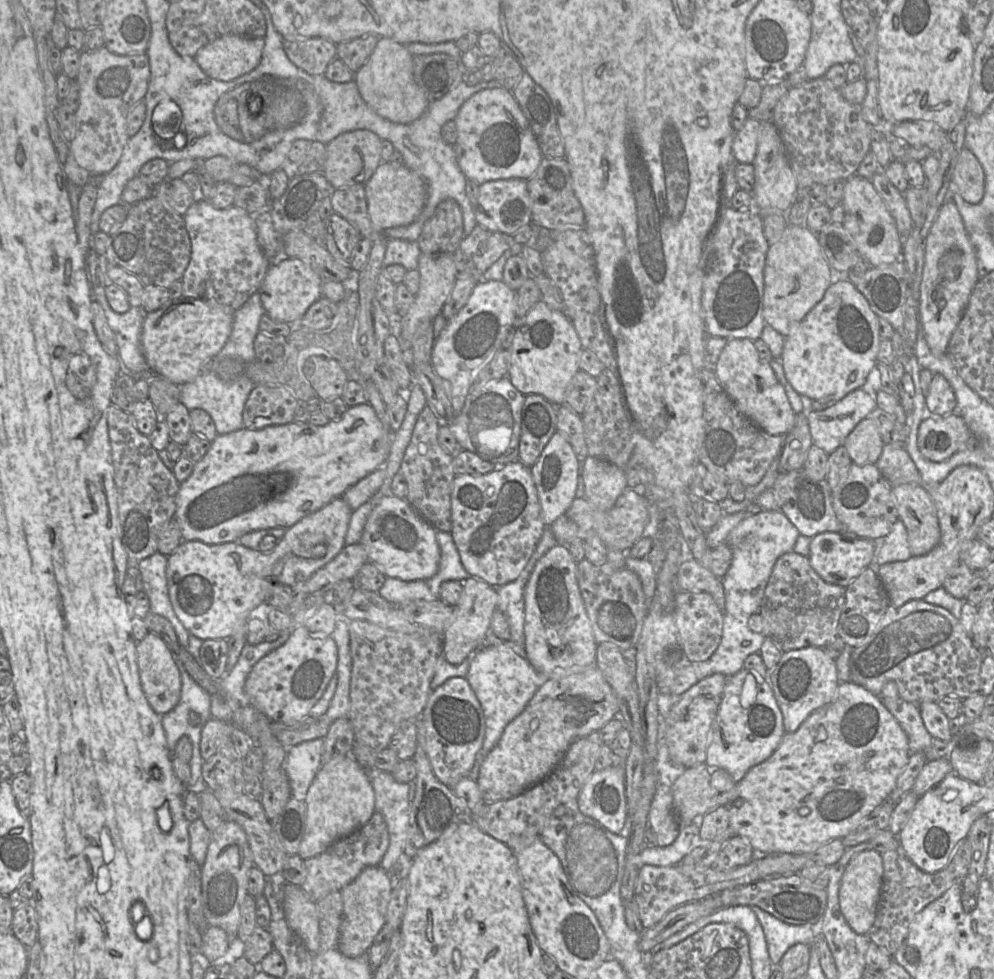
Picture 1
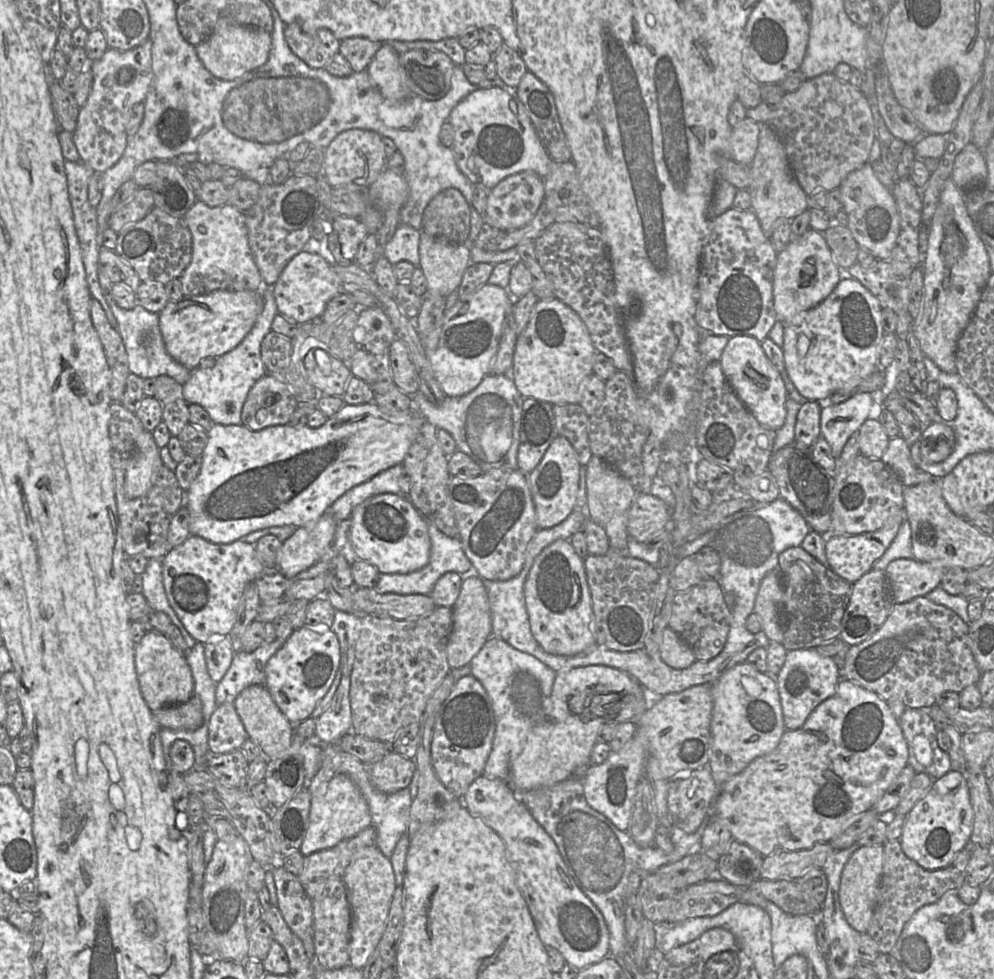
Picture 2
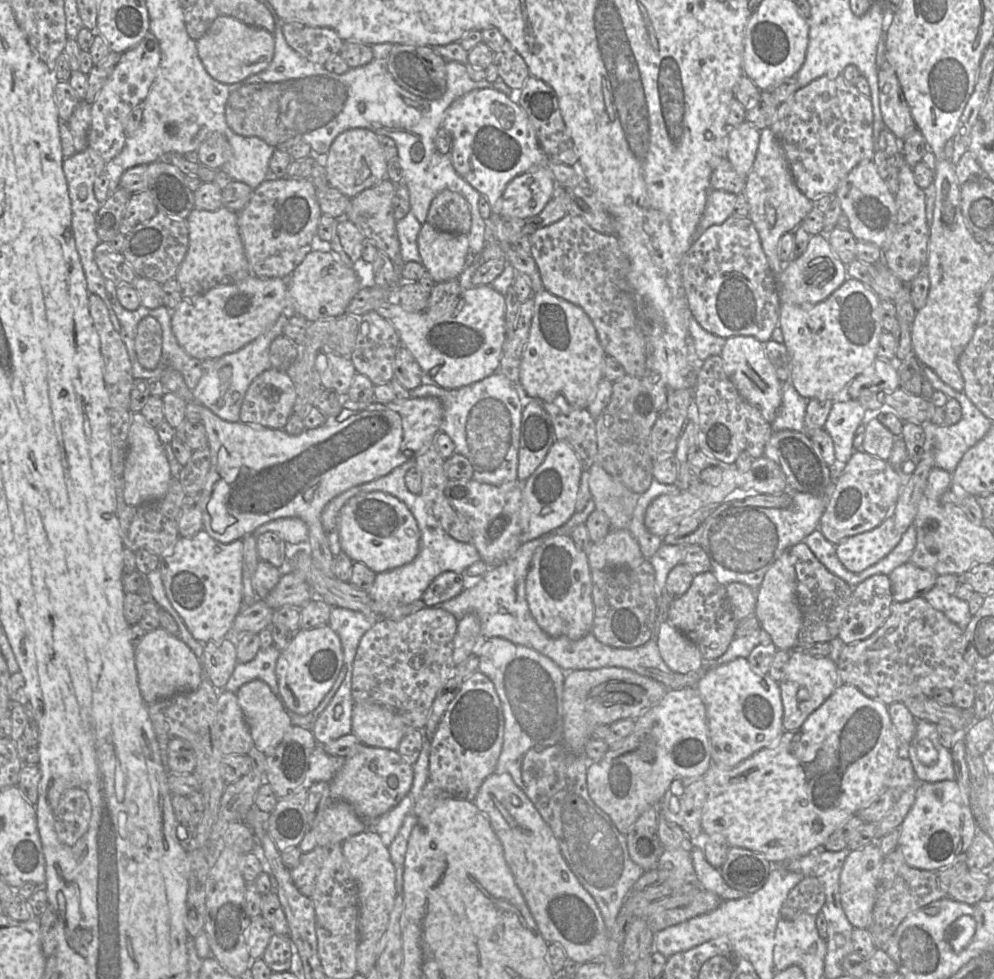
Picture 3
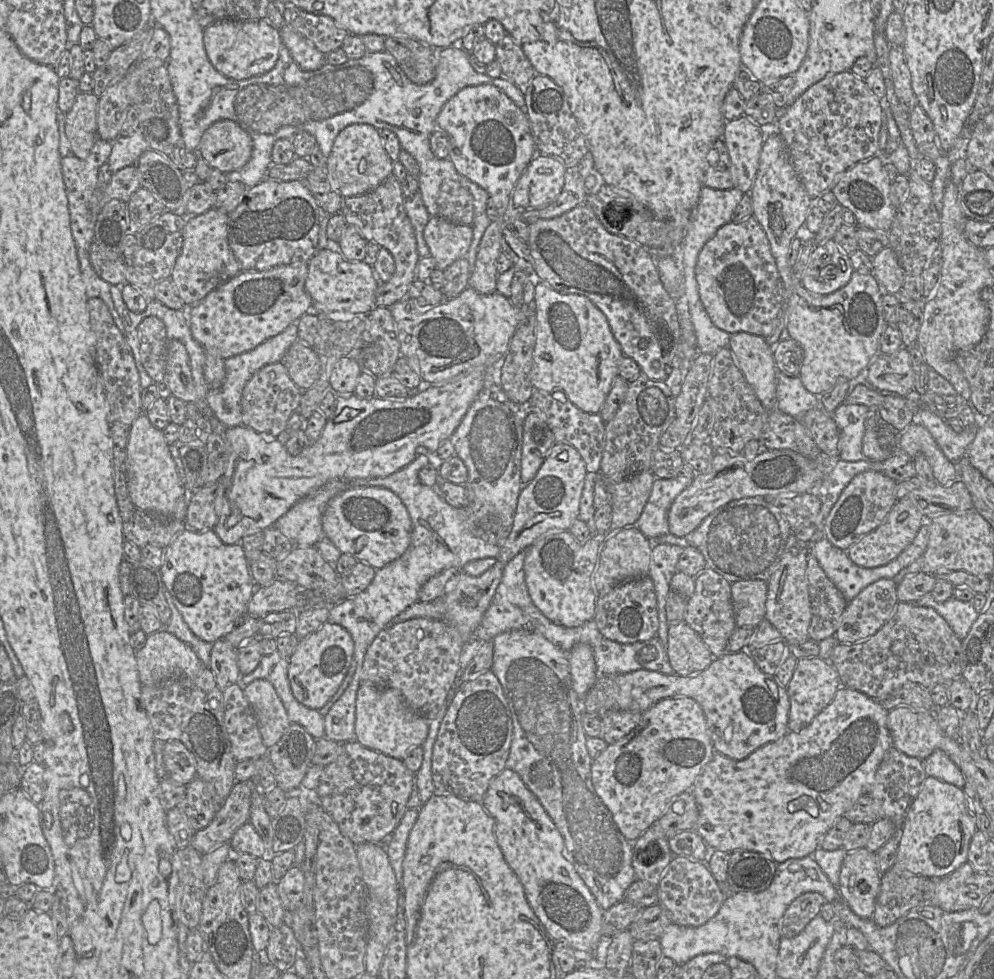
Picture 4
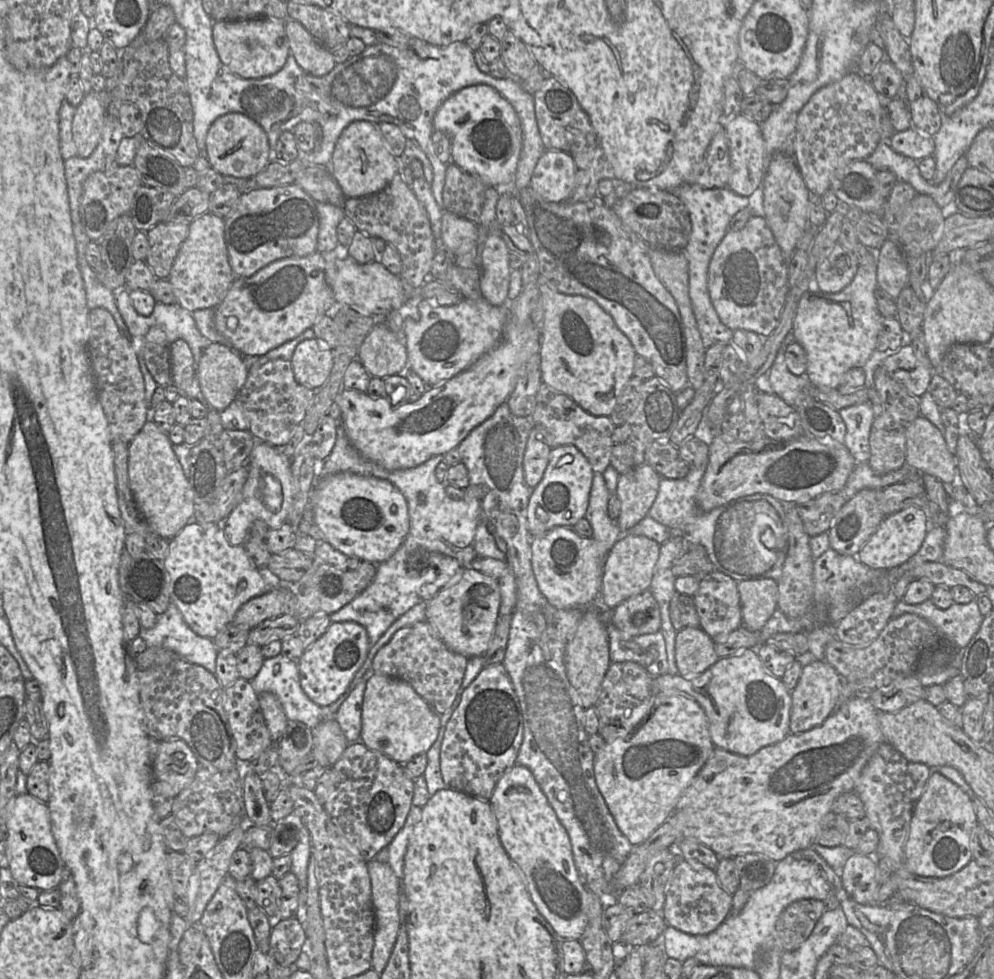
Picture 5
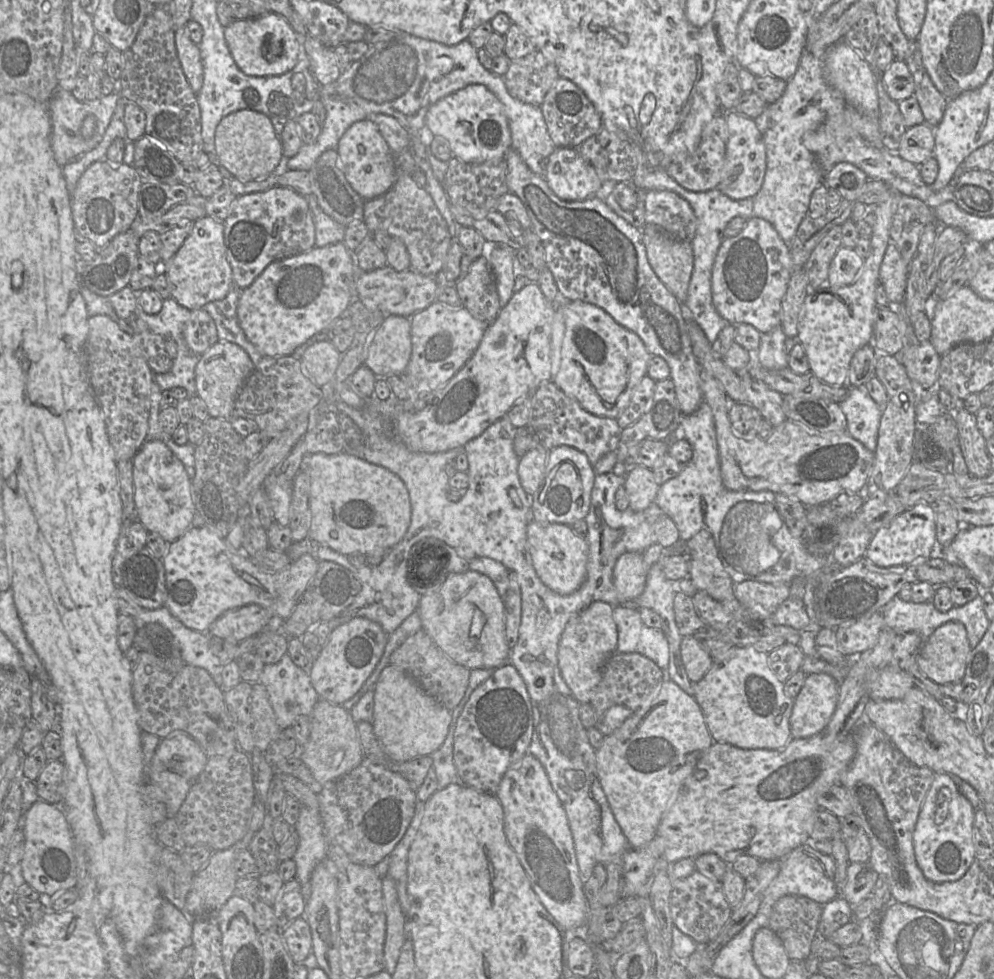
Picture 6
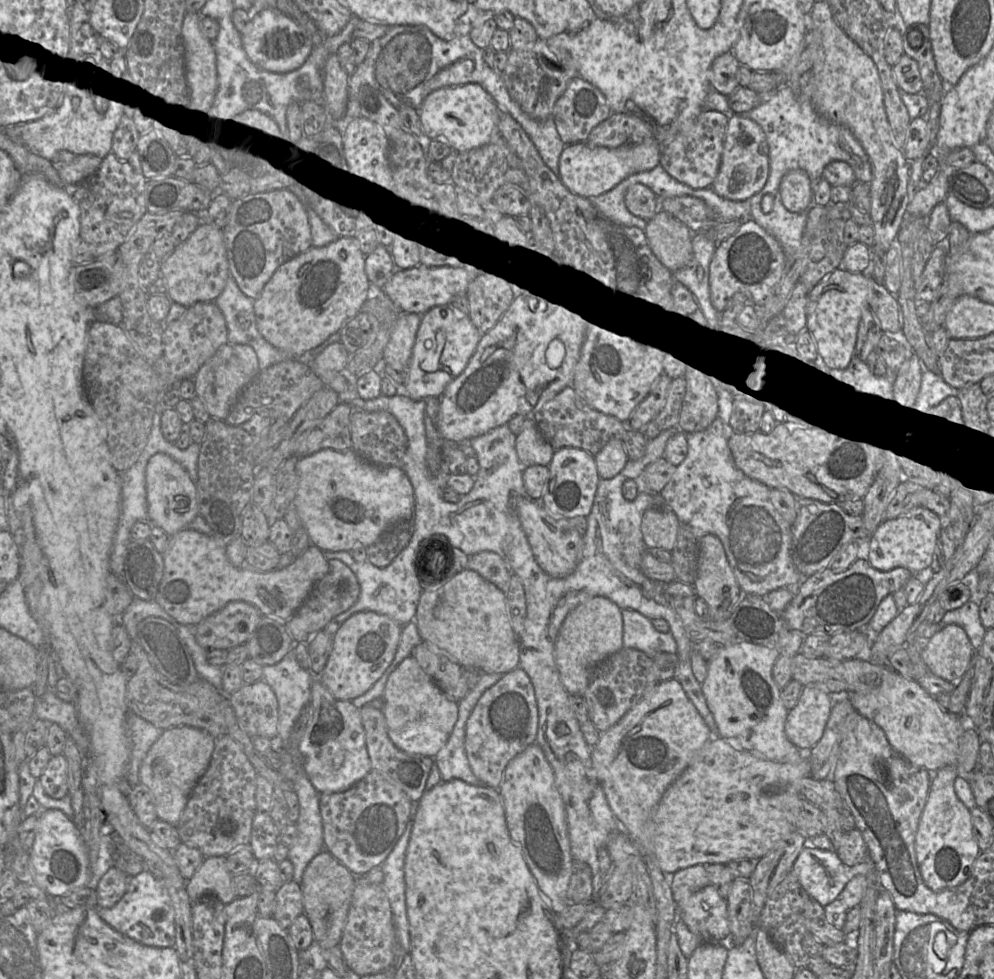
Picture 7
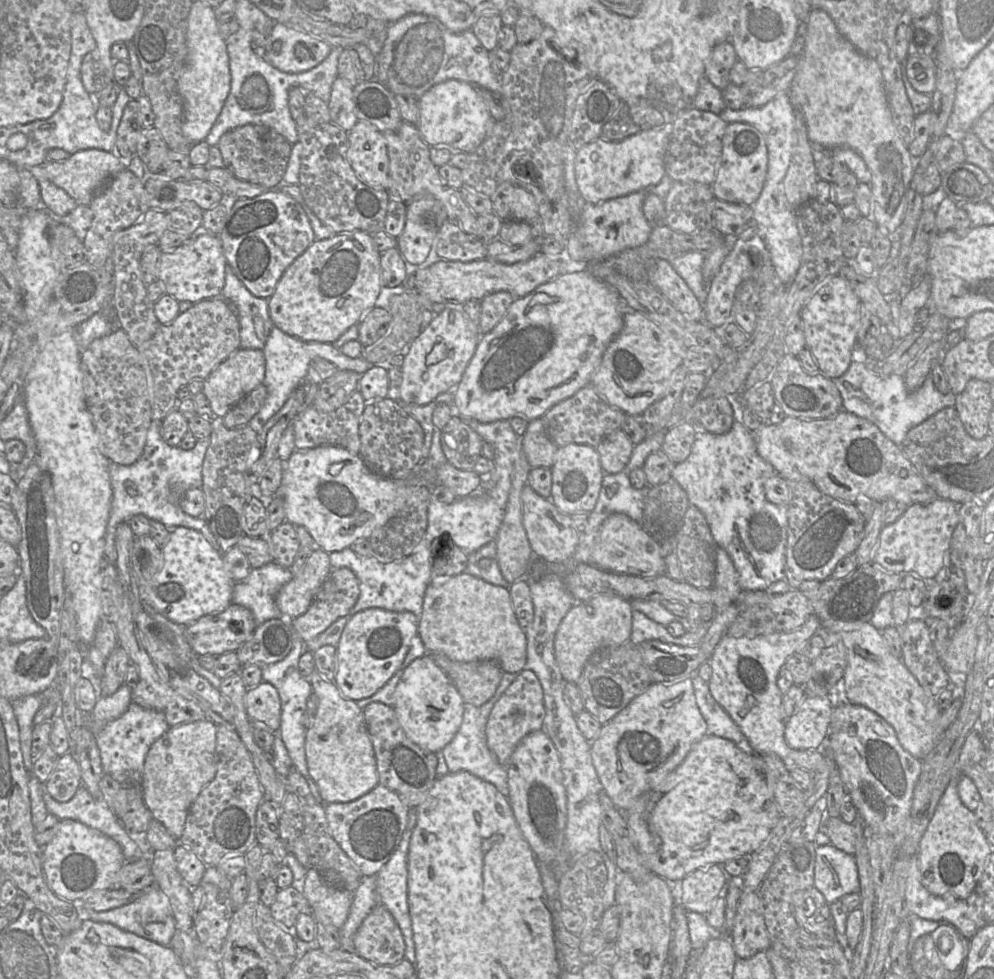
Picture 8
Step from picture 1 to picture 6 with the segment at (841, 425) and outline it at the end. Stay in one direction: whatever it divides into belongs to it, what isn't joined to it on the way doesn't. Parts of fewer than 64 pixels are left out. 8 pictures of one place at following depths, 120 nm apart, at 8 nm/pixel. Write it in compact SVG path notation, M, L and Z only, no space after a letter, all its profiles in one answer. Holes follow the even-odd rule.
M865 386L849 388L848 395L839 405L847 420L847 433L874 453L883 408L871 398Z

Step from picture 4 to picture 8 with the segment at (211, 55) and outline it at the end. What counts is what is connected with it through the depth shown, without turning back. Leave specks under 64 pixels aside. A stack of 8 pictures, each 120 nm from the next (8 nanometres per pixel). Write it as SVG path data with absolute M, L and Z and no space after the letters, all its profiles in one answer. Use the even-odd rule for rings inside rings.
M275 23L264 48L264 59L286 73L300 73L320 64L331 45L305 32Z

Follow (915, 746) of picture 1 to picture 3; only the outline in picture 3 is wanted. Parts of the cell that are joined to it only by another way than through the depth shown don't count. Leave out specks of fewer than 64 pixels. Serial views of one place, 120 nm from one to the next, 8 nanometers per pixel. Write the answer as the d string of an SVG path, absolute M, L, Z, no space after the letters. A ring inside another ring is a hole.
M917 719L914 737L903 752L922 783L956 778L951 751L940 744L936 725Z

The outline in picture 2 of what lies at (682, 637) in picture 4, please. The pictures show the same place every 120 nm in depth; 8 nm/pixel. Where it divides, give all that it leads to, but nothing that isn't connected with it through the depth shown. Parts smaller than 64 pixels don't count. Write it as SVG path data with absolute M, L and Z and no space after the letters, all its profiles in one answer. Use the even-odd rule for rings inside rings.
M671 628L663 631L660 645L662 661L674 669L685 669L696 661L691 647Z

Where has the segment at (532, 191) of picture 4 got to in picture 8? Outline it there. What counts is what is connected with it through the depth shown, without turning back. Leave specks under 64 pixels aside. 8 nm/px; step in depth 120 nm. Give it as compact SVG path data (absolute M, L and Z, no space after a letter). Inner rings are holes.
M672 123L641 131L621 141L606 141L602 137L577 150L575 175L580 197L588 203L598 203L625 196L656 185L666 174L664 157L673 129Z

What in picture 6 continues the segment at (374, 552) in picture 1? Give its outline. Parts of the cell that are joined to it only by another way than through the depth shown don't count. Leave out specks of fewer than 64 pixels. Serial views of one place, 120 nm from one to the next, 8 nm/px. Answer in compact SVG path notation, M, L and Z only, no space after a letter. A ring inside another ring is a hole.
M316 453L304 457L310 477L309 536L320 545L350 556L390 550L406 534L411 522L411 503L403 481L388 469L354 455Z

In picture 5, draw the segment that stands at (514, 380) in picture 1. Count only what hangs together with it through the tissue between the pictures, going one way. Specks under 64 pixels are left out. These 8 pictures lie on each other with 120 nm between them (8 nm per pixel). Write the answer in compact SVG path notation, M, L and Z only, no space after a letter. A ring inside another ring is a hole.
M540 274L535 283L544 308L539 351L542 382L569 396L590 414L609 417L624 386L633 376L637 354L630 340L617 327L611 315L595 300L581 295L560 293L552 288L546 278Z

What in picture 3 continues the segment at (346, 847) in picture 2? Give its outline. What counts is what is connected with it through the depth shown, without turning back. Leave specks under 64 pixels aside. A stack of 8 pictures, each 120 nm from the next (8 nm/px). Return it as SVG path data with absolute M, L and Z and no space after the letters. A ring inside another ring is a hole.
M315 847L310 852L302 853L298 865L290 870L294 885L304 896L312 896L316 878L326 857L326 848Z

